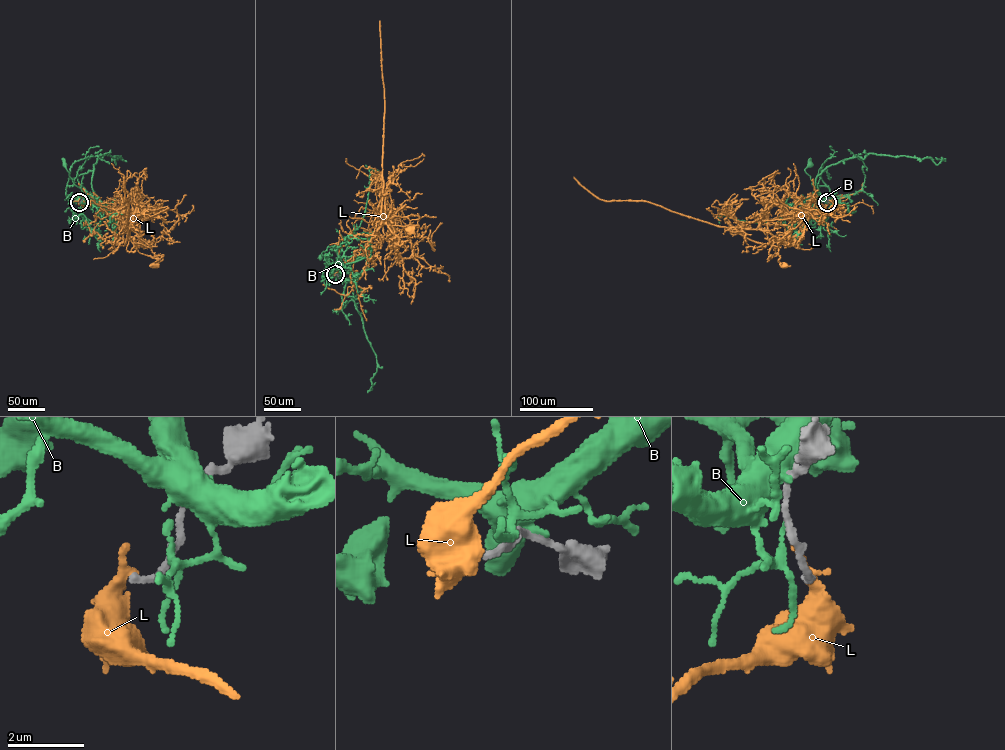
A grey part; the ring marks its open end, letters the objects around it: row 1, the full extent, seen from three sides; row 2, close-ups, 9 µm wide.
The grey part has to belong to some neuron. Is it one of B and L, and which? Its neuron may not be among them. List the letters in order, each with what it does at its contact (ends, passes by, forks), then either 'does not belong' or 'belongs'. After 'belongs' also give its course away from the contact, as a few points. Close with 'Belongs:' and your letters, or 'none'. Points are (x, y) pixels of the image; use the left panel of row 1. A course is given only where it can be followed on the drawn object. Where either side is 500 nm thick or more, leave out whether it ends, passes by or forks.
B: it passes by; does not belong
L: it ends there; does not belong
Belongs: none

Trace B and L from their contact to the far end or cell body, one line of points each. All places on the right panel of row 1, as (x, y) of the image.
B: (827, 201), (822, 200), (818, 189), (805, 171), (810, 165)
L: (827, 202), (809, 204), (797, 233), (788, 238), (775, 239), (779, 236), (778, 261), (784, 265)

